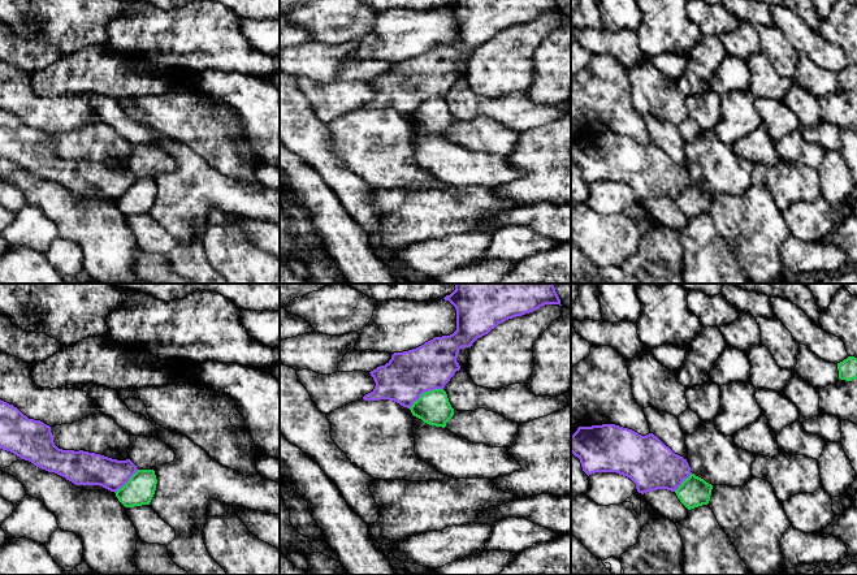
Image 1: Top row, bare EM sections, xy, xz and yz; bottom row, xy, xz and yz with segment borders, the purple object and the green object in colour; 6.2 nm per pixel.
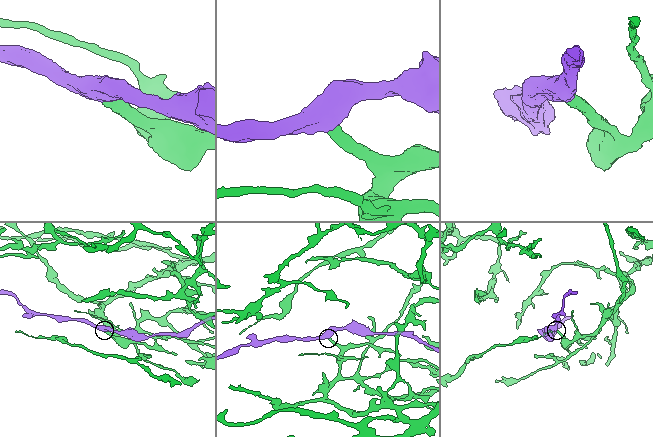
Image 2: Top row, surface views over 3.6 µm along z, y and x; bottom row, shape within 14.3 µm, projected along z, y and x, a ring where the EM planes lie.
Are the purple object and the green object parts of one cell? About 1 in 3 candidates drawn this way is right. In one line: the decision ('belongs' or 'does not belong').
does not belong

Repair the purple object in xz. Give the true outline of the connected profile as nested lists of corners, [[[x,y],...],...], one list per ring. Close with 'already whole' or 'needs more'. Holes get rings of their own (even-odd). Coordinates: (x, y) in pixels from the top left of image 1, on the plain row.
[[[453,0],[443,8],[456,18],[456,39],[450,44],[434,46],[416,57],[394,61],[385,74],[369,81],[376,95],[363,105],[364,109],[389,108],[410,117],[423,101],[443,98],[460,78],[456,66],[462,56],[471,56],[477,47],[508,27],[533,21],[545,13],[562,14],[557,0]]] | already whole

